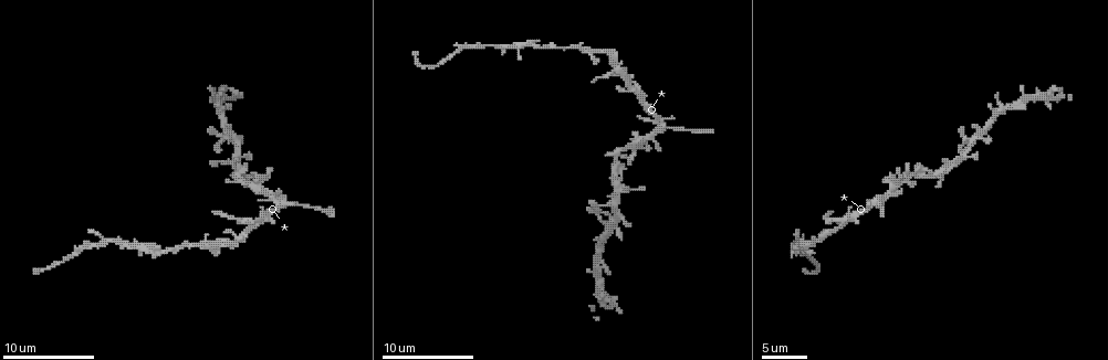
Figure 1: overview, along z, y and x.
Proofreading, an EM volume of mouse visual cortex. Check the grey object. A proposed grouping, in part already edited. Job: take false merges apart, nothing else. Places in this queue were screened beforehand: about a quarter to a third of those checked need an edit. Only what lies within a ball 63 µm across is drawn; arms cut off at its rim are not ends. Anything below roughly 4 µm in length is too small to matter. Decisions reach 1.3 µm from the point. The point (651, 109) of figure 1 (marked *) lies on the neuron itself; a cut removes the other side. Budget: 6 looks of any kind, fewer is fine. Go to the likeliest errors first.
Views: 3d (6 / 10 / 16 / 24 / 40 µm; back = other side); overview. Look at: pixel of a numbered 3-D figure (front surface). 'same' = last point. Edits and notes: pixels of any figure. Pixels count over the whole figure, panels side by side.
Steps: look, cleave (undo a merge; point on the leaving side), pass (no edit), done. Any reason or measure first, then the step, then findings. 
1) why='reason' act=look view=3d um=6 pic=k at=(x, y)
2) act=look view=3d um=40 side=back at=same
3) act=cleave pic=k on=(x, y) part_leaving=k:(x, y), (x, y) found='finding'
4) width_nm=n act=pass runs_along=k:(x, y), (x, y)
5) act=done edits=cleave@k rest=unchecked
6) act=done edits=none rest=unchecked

why='four or more arms meet' act=look view=3d um=6 pic=1 at=(255, 223)

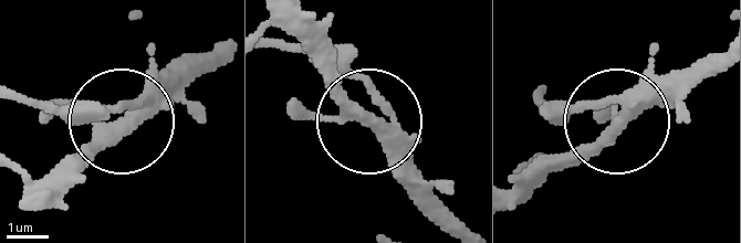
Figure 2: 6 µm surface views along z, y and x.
act=look view=3d um=6 side=back pic=2 at=(123, 123)

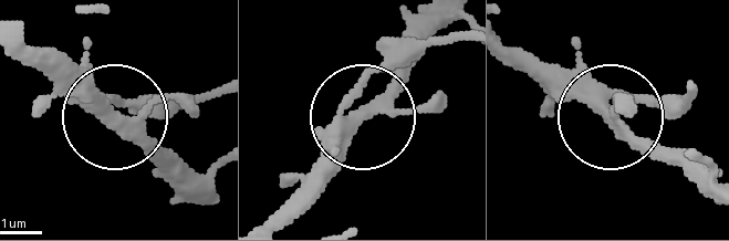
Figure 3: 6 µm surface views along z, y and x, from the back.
width_nm=310 act=cleave pic=3 on=(403, 59) part_leaving=3:(356, 90), (458, 40) found='a second neuron is stuck on'

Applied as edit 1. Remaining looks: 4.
act=look view=overview

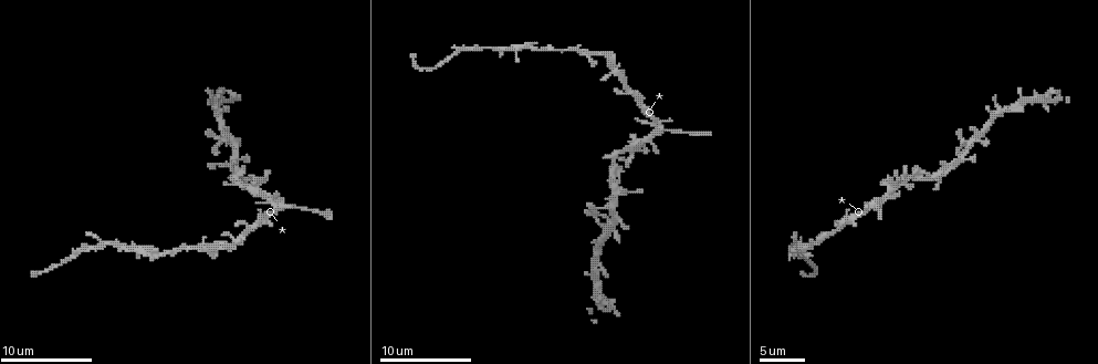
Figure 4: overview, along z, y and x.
act=look view=3d um=10 pic=4 at=(664, 131)

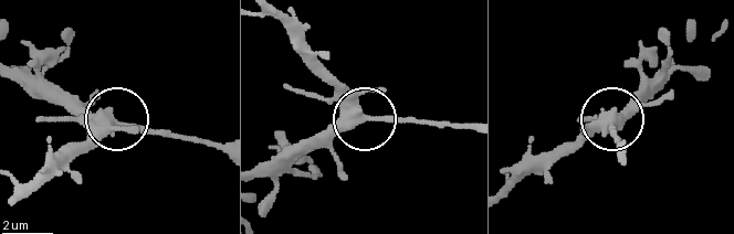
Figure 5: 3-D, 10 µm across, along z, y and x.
width_nm=420 act=cleave pic=5 on=(169, 130) found='a second neuron is stuck on'

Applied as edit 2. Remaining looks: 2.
why='sudden change in width' act=look view=3d um=6 pic=4 at=(454, 52)

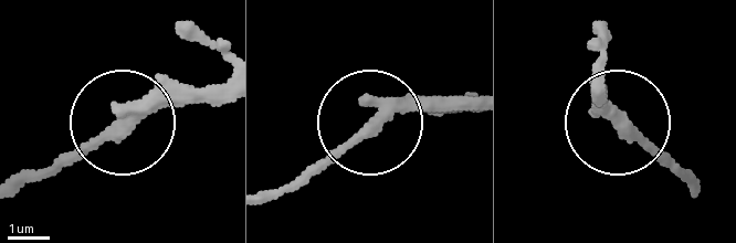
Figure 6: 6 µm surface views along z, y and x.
act=pass runs_along=6:(474, 101), (389, 104), (308, 181) found='continuous, no second neuron'

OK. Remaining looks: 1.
act=done edits=cleave@3,cleave@5 rest=unchecked

